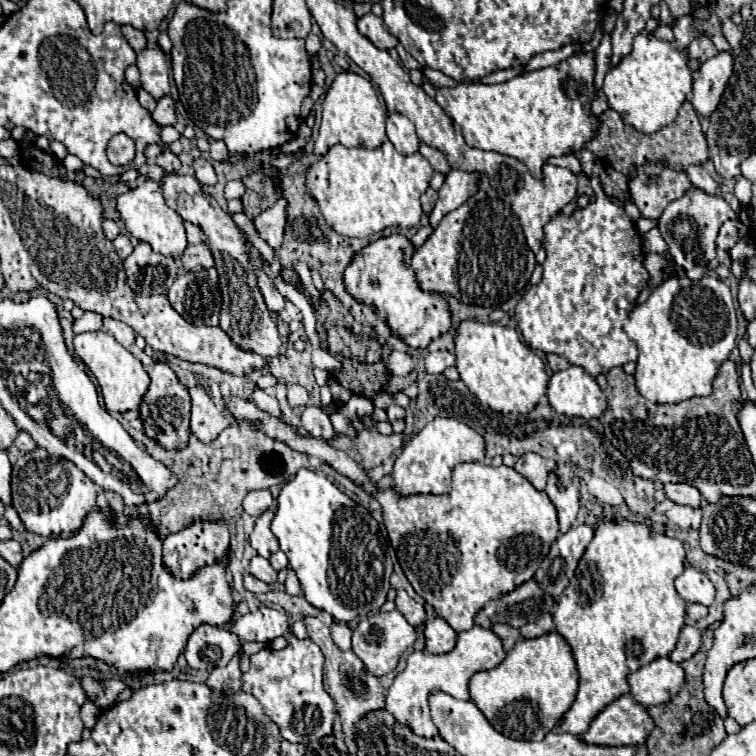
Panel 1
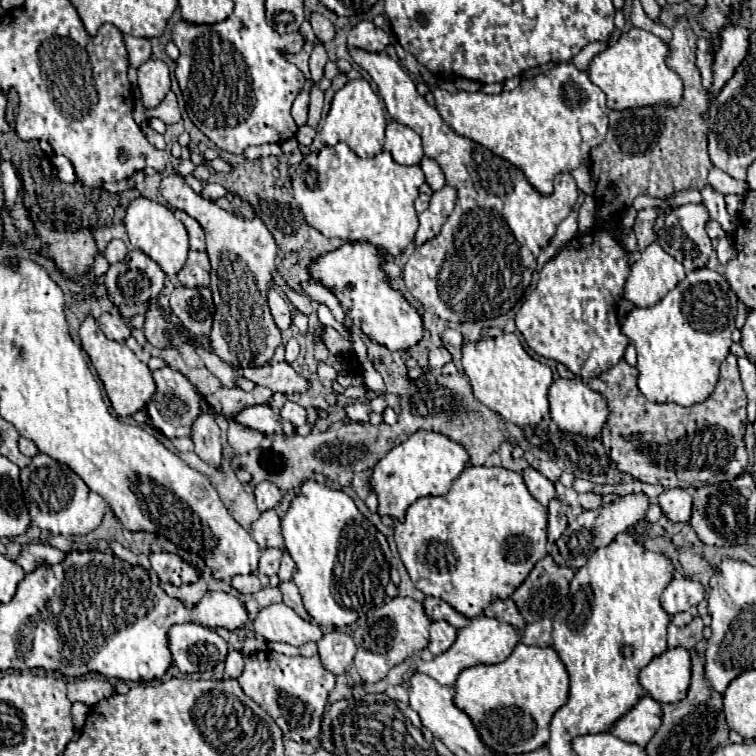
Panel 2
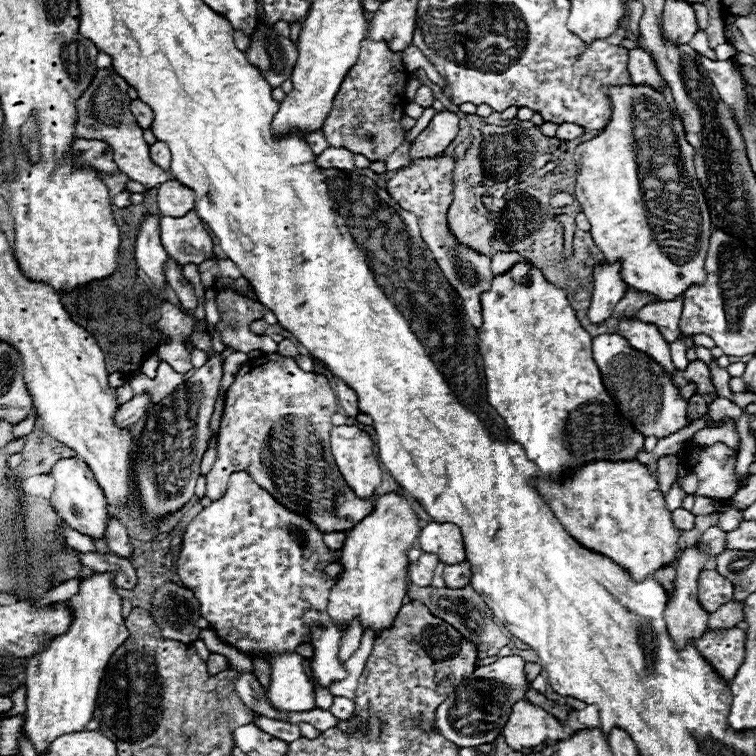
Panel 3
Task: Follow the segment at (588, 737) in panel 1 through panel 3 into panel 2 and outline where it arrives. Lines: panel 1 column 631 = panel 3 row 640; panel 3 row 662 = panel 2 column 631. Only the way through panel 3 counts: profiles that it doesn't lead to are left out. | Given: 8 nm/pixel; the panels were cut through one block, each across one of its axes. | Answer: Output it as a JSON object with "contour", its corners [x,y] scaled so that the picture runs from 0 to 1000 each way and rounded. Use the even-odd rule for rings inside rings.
{"contour":[[[852,921],[844,926],[844,931],[825,944],[810,963],[810,971],[839,981],[844,987],[854,987],[857,979],[868,971],[868,966],[876,958],[876,937],[873,929],[868,929],[862,921]]]}

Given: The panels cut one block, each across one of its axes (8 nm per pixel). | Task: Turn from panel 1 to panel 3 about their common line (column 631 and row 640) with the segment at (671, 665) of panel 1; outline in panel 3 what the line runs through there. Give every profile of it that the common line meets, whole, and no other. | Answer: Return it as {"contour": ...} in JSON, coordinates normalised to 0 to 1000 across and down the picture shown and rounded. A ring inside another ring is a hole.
{"contour":[[[921,720],[910,722],[899,730],[897,751],[894,751],[894,783],[892,783],[892,791],[886,791],[886,796],[881,799],[881,807],[878,807],[878,820],[881,820],[884,836],[886,836],[894,857],[905,857],[910,847],[926,844],[929,836],[937,831],[937,815],[939,812],[926,802],[921,786],[923,786],[923,765],[926,765],[929,754],[937,754],[942,749],[944,749],[944,735],[939,735],[937,728],[923,725]]]}

